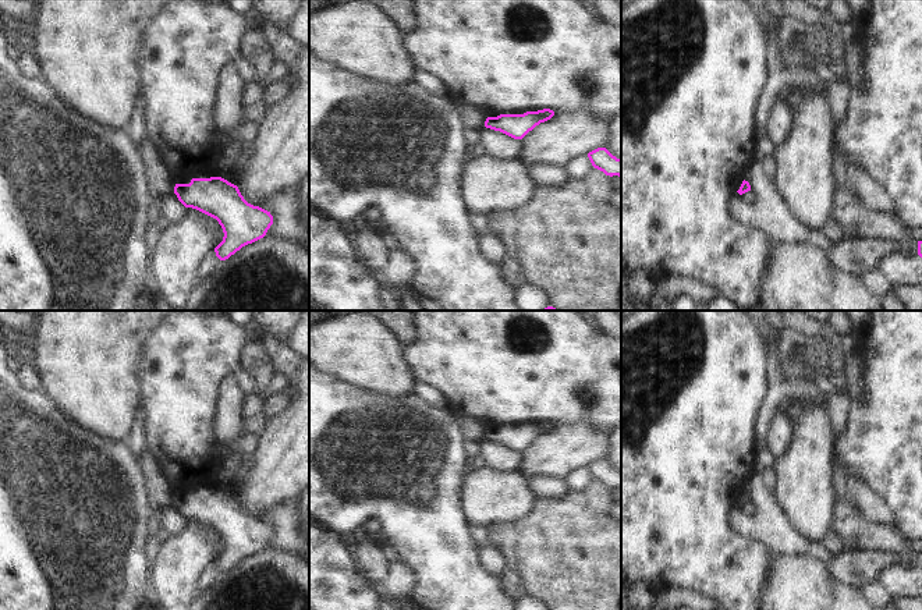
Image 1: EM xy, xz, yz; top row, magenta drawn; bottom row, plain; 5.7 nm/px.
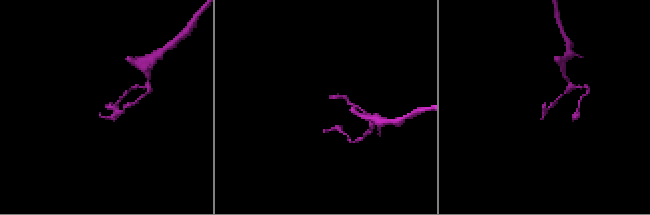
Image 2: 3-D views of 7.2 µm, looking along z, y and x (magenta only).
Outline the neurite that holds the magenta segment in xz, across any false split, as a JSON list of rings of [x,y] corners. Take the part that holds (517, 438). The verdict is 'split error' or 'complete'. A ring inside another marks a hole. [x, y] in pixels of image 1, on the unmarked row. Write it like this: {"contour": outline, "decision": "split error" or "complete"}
{"contour": [[[543,421],[538,423],[526,423],[524,426],[500,426],[497,429],[487,429],[485,439],[500,443],[514,451],[522,451],[540,435],[550,432],[554,423]]], "decision": "complete"}

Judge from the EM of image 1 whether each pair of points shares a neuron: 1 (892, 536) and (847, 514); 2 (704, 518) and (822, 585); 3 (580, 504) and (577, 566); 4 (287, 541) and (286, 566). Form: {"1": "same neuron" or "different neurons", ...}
{"1": "same neuron", "2": "different neurons", "3": "same neuron", "4": "different neurons"}

